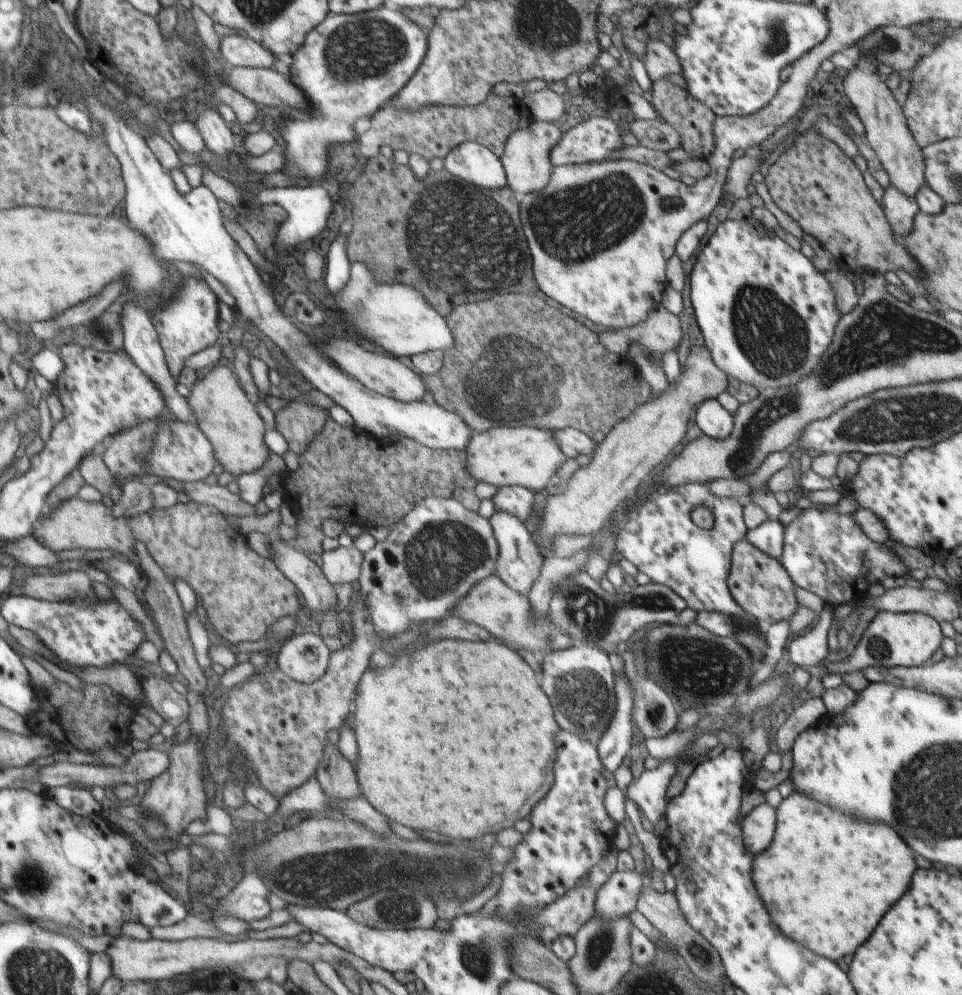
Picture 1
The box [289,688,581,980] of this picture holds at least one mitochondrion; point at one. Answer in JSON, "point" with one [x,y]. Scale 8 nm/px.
{"point":[407,908]}

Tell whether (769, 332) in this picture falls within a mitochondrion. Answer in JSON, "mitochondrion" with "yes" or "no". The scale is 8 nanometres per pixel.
{"mitochondrion":"yes"}

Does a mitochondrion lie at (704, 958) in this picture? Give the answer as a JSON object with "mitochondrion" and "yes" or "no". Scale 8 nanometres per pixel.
{"mitochondrion":"yes"}

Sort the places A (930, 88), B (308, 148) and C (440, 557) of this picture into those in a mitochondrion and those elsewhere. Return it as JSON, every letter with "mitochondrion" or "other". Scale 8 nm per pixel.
{"A":"mitochondrion","B":"mitochondrion","C":"mitochondrion"}

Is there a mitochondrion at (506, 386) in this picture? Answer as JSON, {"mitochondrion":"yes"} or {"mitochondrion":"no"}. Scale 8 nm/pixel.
{"mitochondrion":"yes"}

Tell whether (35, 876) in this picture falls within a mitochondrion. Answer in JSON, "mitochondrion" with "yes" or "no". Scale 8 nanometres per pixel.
{"mitochondrion":"yes"}

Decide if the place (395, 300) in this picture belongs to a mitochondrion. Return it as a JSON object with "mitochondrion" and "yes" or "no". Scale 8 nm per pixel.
{"mitochondrion":"yes"}

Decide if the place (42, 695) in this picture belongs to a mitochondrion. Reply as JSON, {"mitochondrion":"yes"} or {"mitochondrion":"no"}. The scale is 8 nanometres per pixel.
{"mitochondrion":"no"}

